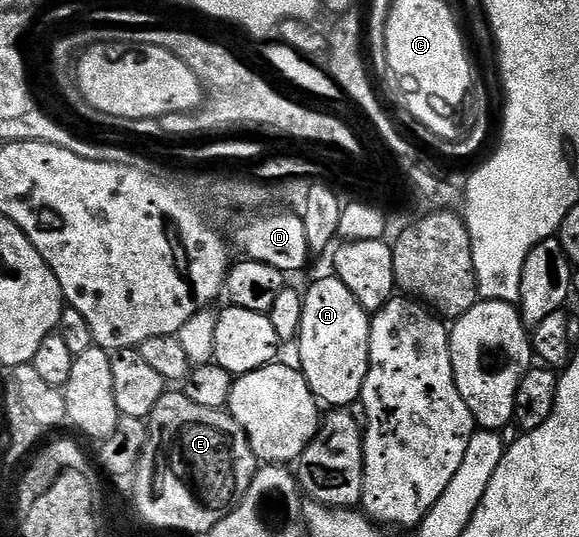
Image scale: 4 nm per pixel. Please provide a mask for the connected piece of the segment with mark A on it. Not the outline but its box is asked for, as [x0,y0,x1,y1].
[295,275,371,407]

